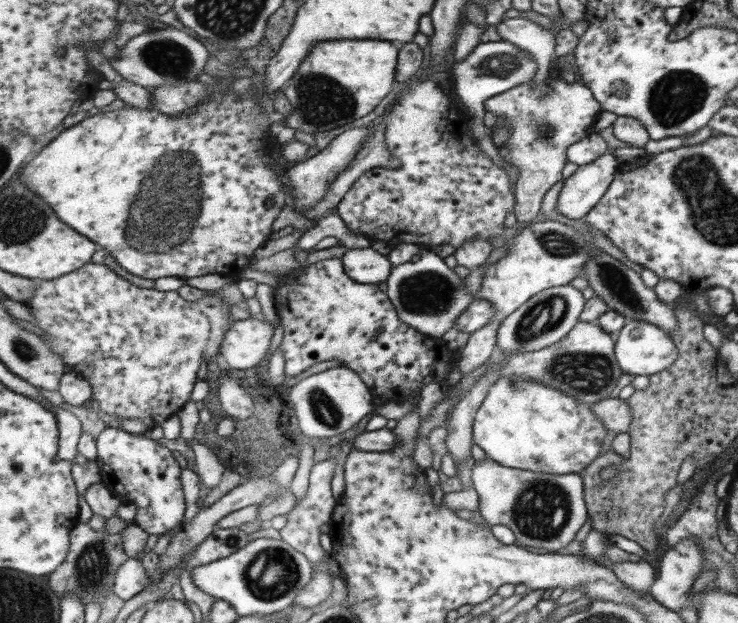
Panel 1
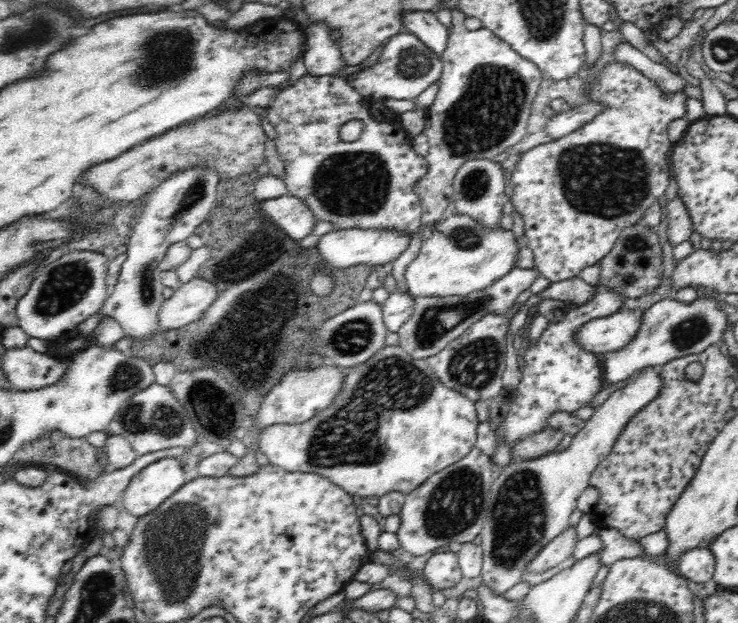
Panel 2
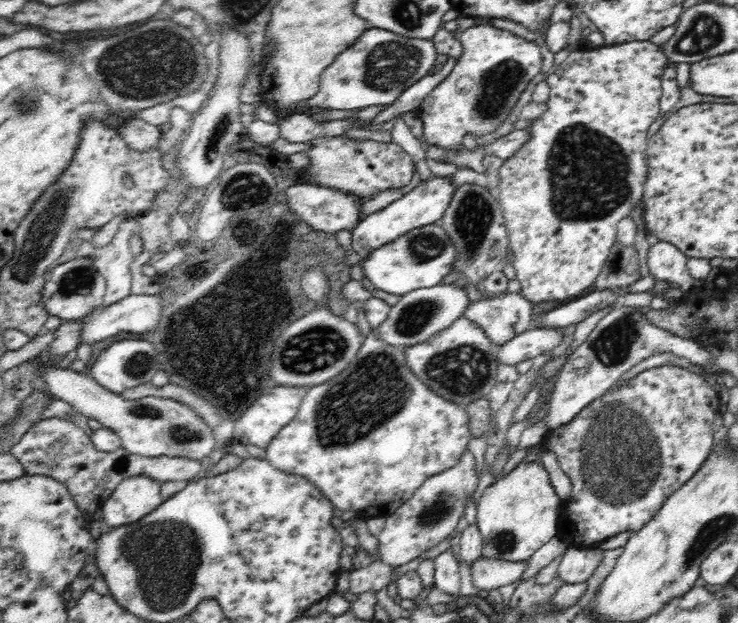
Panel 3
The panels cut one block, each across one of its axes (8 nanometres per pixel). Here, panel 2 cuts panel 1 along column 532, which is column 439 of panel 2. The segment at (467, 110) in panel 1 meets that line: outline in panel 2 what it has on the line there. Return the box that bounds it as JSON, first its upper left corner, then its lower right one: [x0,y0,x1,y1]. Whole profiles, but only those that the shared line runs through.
[346,33,442,104]

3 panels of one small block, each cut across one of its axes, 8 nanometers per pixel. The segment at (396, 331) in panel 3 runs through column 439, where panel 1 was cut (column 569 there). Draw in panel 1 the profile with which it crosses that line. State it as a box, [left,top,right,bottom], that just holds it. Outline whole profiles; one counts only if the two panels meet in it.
[495,284,583,359]

